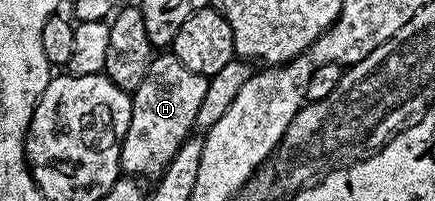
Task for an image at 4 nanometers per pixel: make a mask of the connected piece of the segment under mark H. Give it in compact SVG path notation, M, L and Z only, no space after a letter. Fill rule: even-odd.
M171 53L155 56L146 73L146 81L131 92L130 125L120 150L120 170L128 177L159 177L170 165L174 153L193 134L202 97L206 97L208 79L182 65Z

